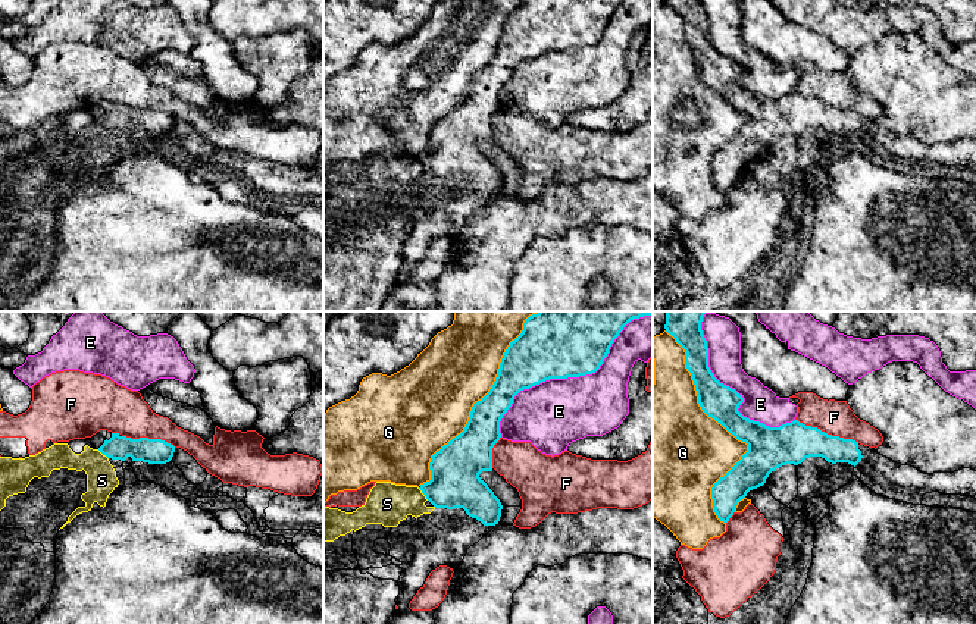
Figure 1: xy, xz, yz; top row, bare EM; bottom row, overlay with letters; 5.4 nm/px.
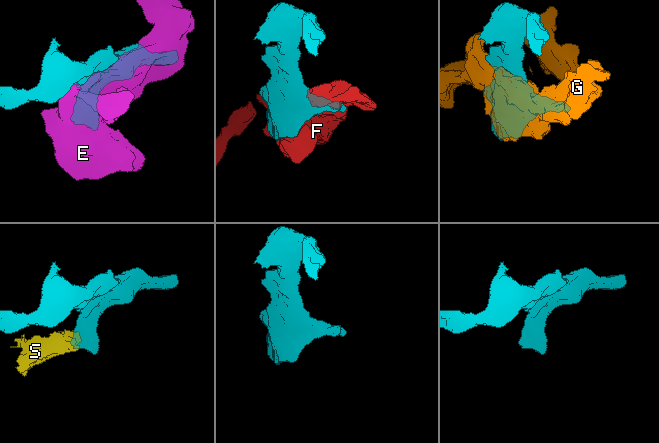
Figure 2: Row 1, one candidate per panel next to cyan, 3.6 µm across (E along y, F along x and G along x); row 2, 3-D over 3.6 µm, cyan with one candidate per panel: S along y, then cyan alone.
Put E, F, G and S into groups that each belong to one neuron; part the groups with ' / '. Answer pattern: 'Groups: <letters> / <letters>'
Groups: E / F / G / S

